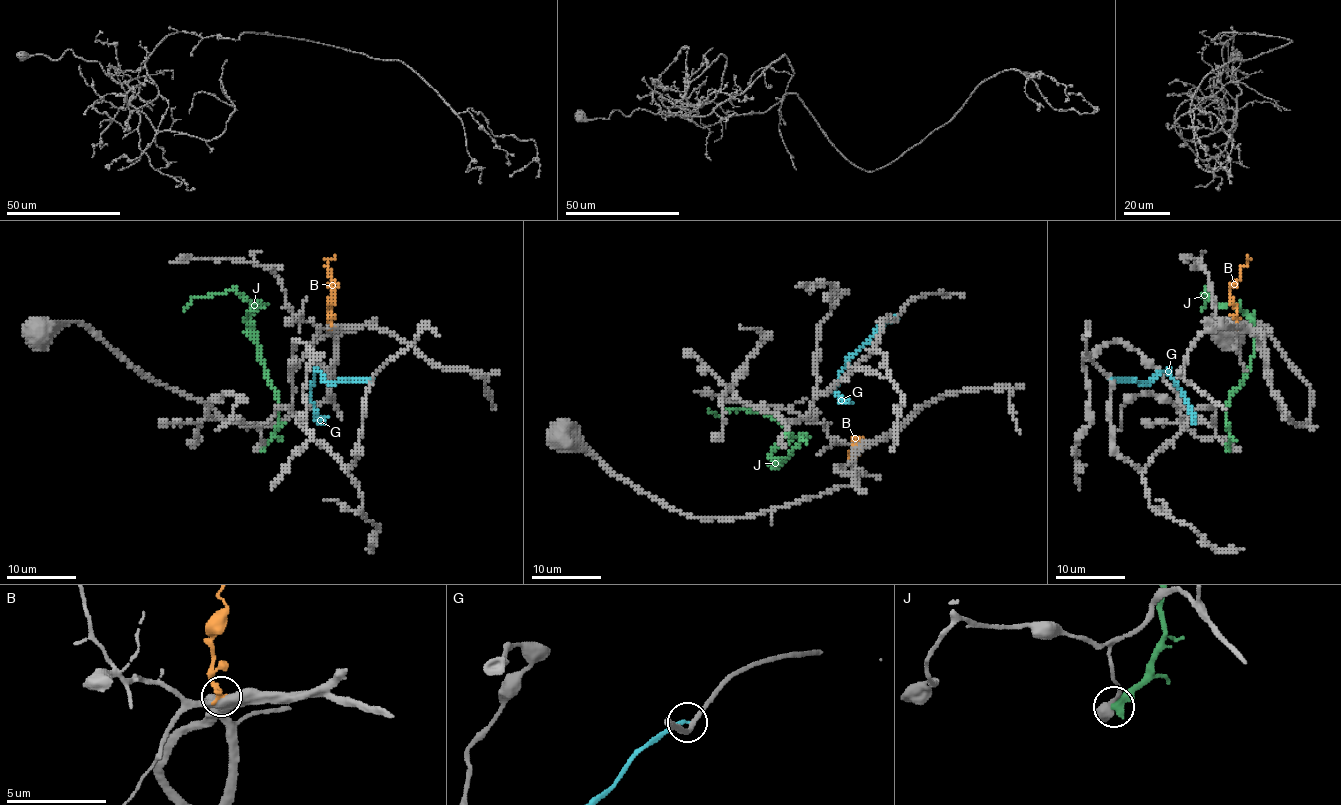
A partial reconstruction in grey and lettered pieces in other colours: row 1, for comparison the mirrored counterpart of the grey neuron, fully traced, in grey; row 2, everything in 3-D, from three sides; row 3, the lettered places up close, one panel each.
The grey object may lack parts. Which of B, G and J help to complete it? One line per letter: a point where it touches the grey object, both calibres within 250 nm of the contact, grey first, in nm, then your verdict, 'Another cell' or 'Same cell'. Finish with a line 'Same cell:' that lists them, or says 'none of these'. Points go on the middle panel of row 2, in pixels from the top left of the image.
B: Touches grey at (857, 445). Thickness 480 nm (grey) against 300 nm. Another cell
G: Touches grey at (895, 317). Thickness 260 nm (grey) against 200 nm. Another cell
J: Touches grey at (786, 435). Thickness 380 nm (grey) against 480 nm. Another cell
Same cell: none of these

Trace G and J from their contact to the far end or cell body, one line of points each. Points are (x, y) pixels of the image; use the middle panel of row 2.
G: (895, 317), (890, 317), (853, 354), (839, 373), (835, 392), (848, 401)
J: (786, 434), (802, 436), (778, 462), (772, 452), (790, 440), (779, 422), (764, 413), (709, 410)

